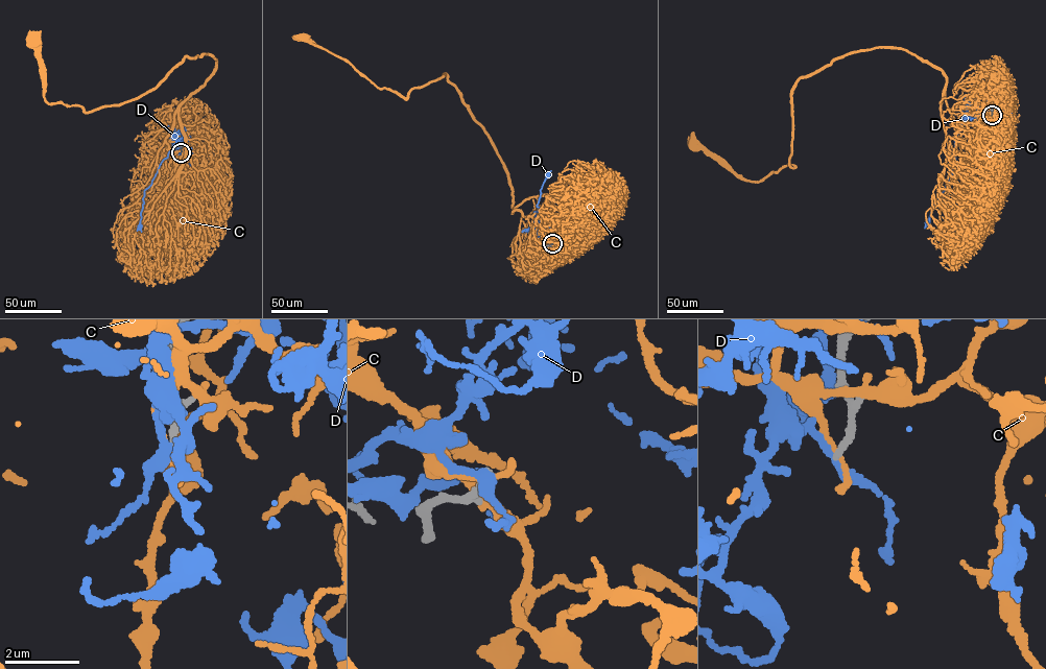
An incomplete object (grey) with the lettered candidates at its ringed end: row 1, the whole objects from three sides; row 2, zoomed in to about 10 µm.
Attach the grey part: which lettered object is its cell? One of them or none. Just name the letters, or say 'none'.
none

